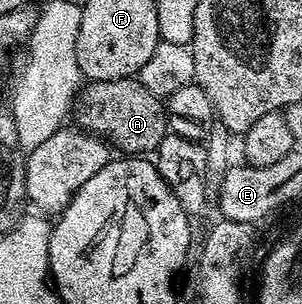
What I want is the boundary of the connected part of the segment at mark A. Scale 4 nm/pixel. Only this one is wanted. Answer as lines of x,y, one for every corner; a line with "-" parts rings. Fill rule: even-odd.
138,79
90,81
77,98
78,125
109,141
131,156
151,154
168,133
168,111
164,101
151,94

